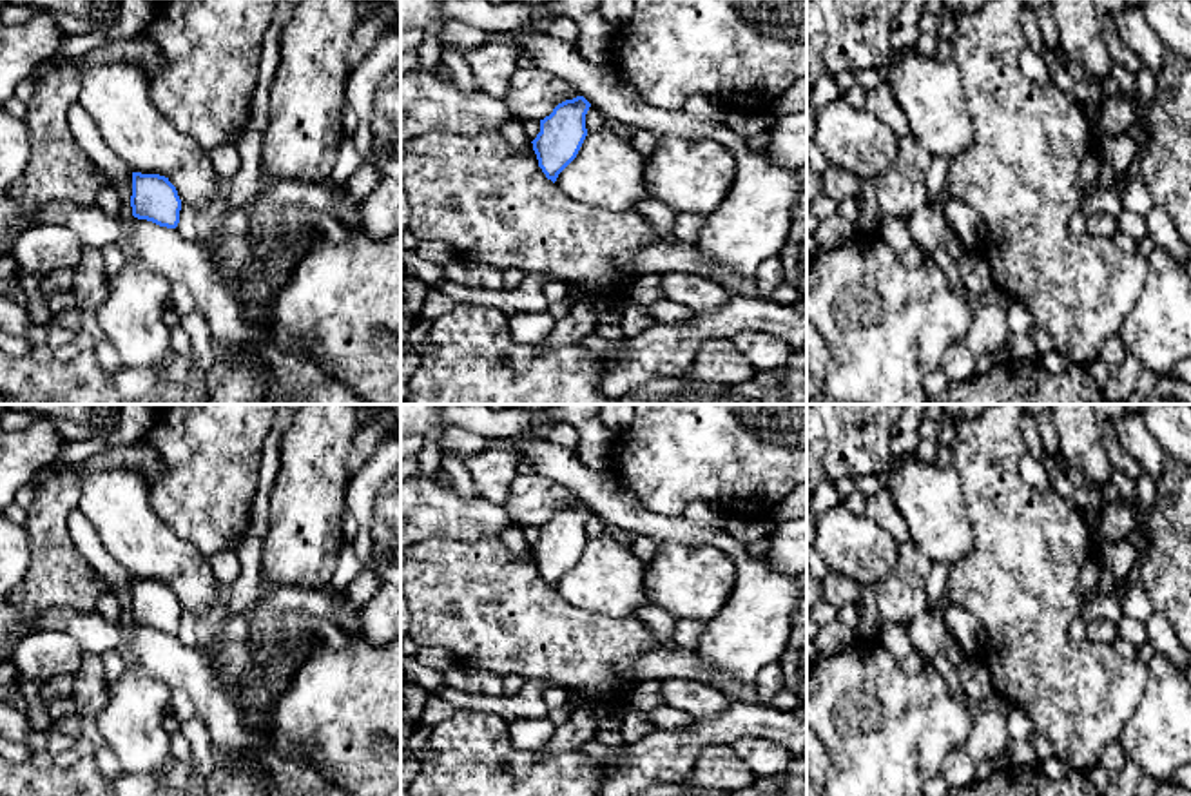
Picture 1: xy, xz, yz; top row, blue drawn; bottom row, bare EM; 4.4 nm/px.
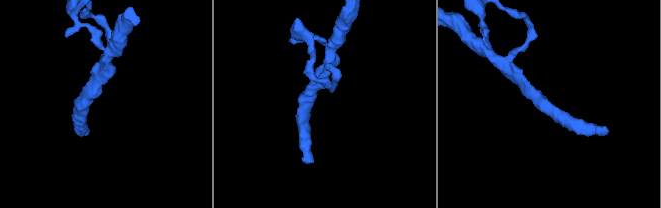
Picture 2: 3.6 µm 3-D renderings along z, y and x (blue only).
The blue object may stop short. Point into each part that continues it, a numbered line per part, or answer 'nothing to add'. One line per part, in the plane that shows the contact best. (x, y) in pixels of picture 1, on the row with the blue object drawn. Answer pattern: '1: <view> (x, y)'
nothing to add

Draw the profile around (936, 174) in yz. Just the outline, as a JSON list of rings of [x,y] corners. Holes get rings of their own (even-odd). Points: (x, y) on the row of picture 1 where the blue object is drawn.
[[[932,158],[930,165],[926,169],[926,189],[928,189],[928,203],[943,212],[941,209],[941,198],[948,194],[946,190],[946,176],[950,169],[952,160],[950,158]]]

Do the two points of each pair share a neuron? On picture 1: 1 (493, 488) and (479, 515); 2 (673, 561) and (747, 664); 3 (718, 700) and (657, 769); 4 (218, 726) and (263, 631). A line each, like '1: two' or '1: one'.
1: two
2: two
3: two
4: two

